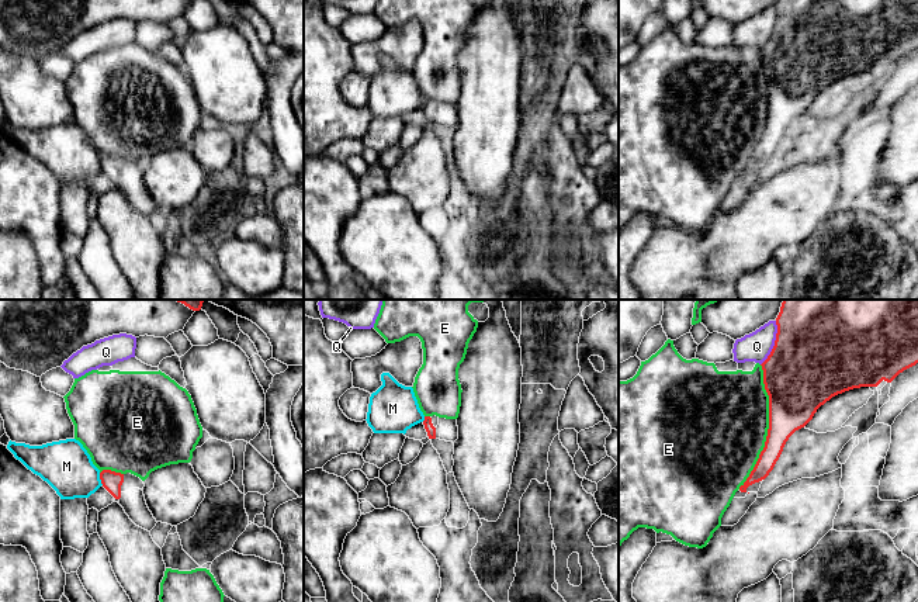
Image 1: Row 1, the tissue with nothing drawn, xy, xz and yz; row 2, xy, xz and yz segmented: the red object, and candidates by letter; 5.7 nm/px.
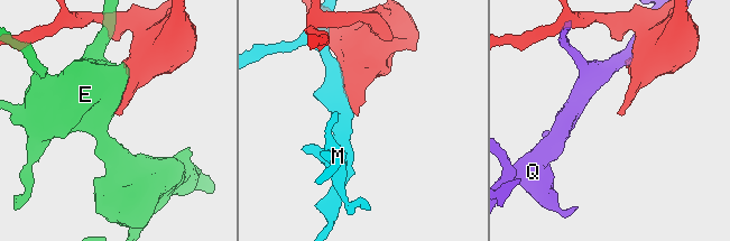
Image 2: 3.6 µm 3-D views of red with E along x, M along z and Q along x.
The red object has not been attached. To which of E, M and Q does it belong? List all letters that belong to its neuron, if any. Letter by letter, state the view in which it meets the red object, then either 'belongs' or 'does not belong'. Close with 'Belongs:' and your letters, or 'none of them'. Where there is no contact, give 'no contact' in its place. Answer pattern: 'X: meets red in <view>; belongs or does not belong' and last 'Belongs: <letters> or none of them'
E: meets red in yz; does not belong
M: meets red in xy; does not belong
Q: meets red in yz; does not belong
Belongs: none of them

